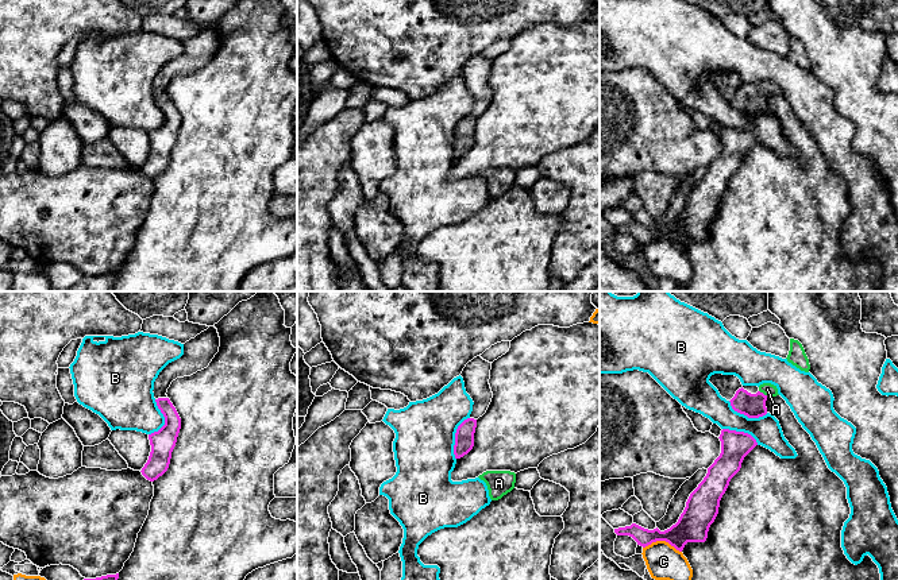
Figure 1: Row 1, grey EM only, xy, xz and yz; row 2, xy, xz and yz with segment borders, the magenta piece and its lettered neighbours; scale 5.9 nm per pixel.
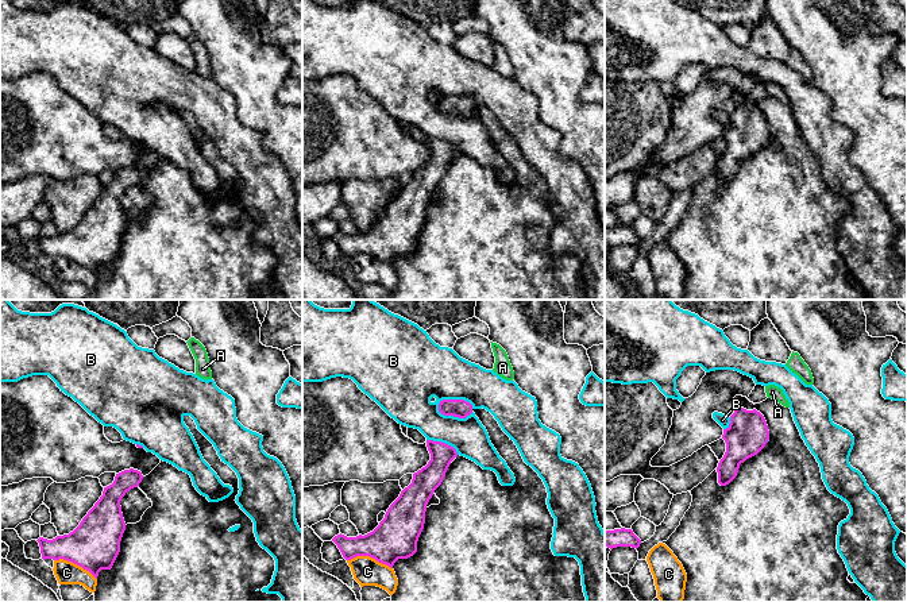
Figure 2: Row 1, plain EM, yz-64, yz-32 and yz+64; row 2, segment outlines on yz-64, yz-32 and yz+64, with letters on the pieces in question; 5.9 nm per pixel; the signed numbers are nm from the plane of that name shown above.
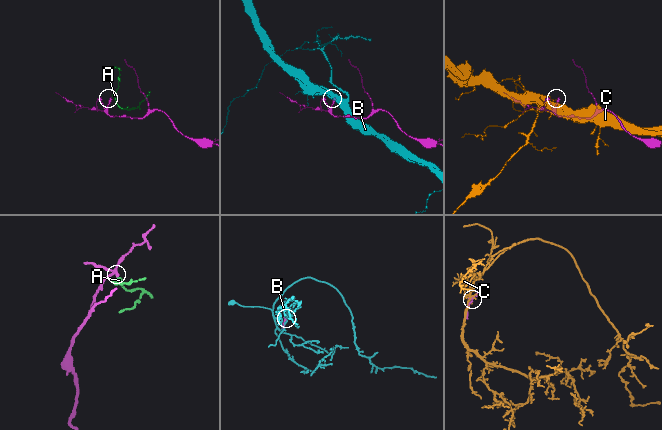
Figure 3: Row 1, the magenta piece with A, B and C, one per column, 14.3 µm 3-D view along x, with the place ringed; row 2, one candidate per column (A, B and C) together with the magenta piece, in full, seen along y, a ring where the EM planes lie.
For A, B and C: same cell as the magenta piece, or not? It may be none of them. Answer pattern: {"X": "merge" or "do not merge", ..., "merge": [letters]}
{"A": "merge", "B": "do not merge", "C": "do not merge", "merge": ["A"]}

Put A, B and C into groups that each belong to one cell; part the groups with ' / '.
A / B / C

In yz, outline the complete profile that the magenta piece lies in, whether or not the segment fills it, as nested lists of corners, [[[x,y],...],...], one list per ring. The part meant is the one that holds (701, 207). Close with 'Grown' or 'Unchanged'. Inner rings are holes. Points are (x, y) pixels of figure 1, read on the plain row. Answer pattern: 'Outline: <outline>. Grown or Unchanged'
Outline: [[[722,127],[718,136],[721,151],[708,166],[704,178],[690,192],[675,223],[660,229],[658,225],[648,228],[632,221],[614,227],[614,231],[632,235],[643,245],[656,239],[666,239],[679,250],[687,240],[705,240],[731,177],[740,169],[744,155],[758,143],[751,132],[729,127]]]. Unchanged

